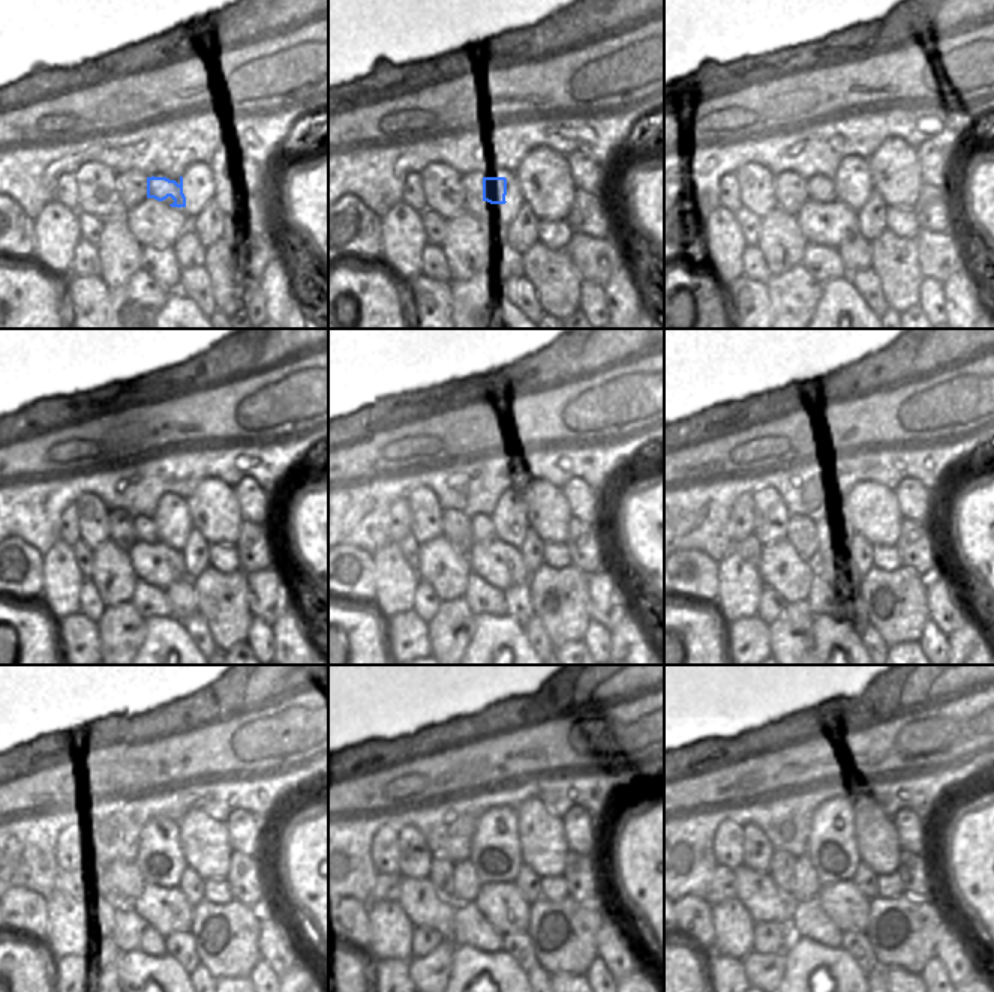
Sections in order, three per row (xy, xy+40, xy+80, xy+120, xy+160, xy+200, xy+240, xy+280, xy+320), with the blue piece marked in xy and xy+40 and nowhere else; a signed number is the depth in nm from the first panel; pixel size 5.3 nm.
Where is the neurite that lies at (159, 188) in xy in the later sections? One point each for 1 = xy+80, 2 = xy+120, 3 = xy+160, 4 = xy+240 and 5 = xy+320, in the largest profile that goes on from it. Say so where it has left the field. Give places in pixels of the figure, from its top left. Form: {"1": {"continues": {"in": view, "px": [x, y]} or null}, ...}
{"1": {"continues": {"in": "xy+80", "px": [820, 189]}}, "2": {"continues": {"in": "xy+120", "px": [146, 530]}}, "3": {"continues": {"in": "xy+160", "px": [482, 527]}}, "4": {"continues": {"in": "xy+240", "px": [129, 881]}}, "5": {"continues": {"in": "xy+320", "px": [805, 886]}}}

